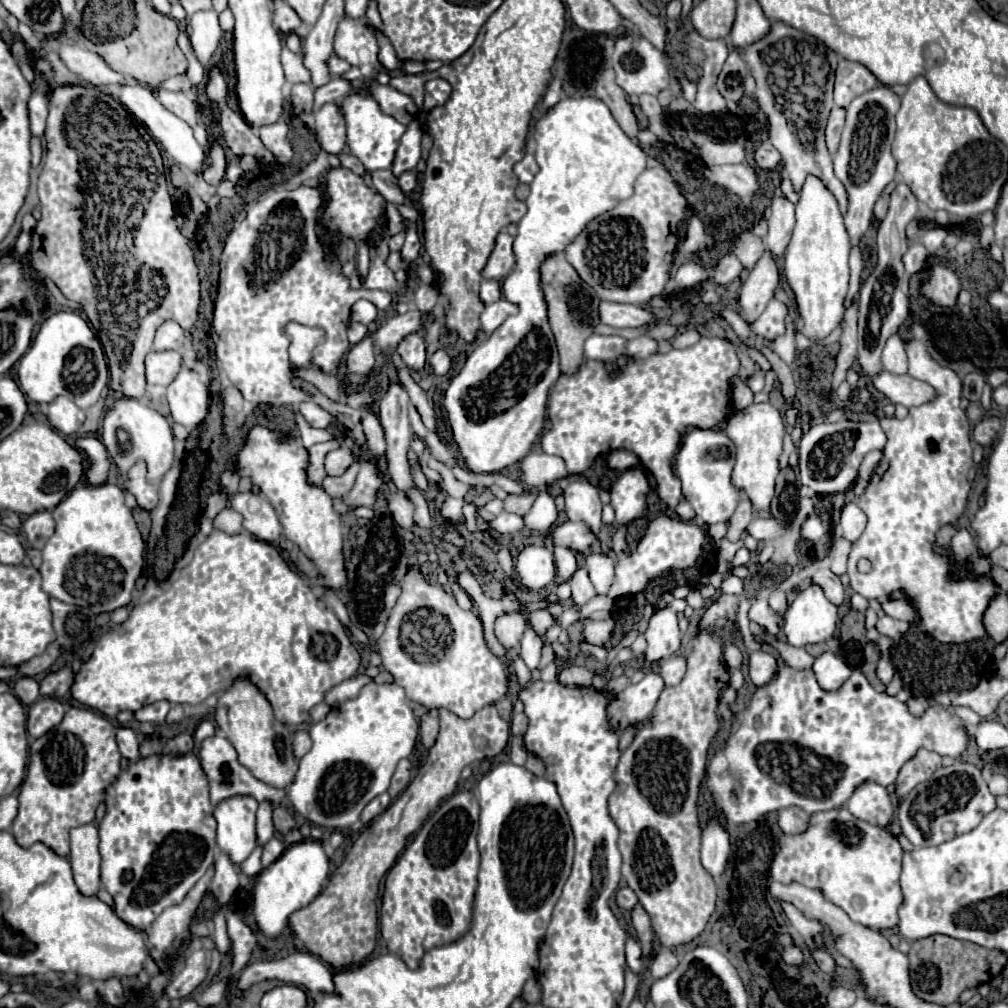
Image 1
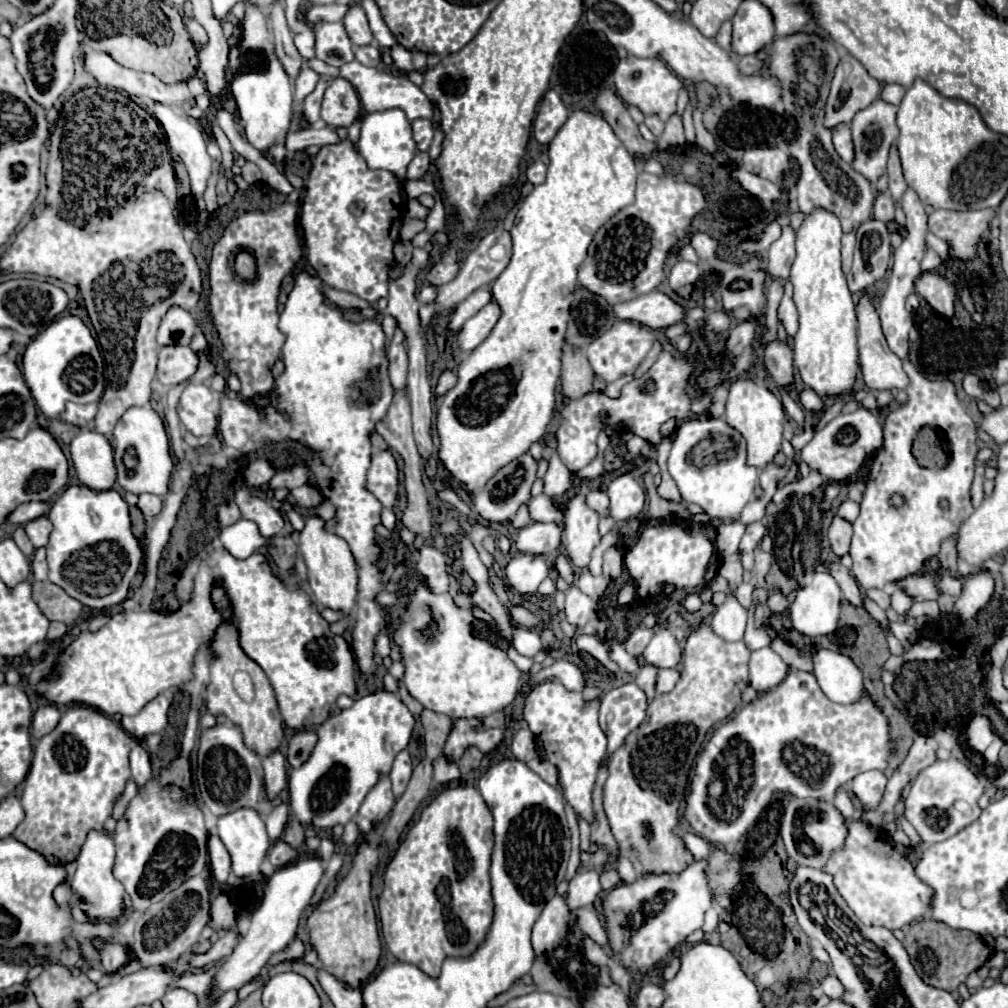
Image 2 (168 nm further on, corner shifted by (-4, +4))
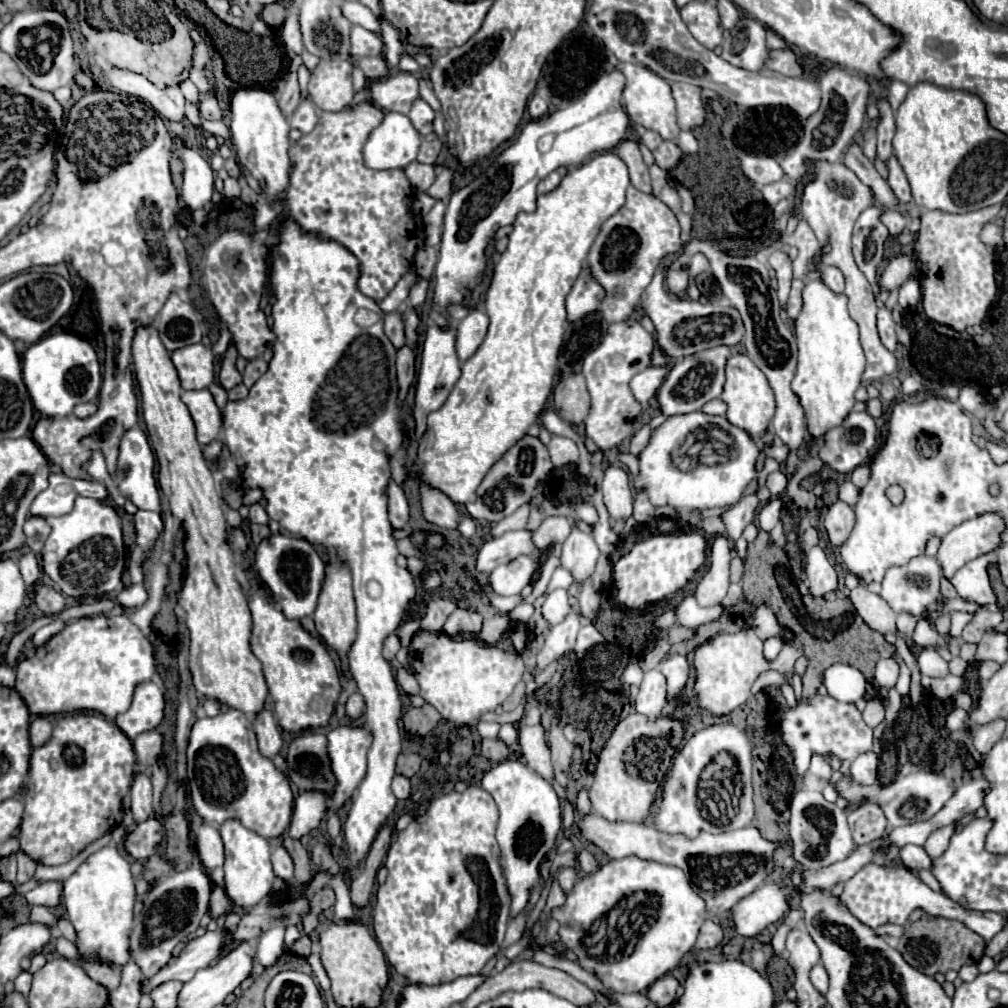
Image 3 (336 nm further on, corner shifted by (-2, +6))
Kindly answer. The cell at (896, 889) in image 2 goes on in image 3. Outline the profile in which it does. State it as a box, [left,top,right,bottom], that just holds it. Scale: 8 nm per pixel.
[842,862,1006,942]

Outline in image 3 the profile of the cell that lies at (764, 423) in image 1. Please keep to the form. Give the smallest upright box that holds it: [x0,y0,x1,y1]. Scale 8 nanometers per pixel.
[722,354,774,442]

